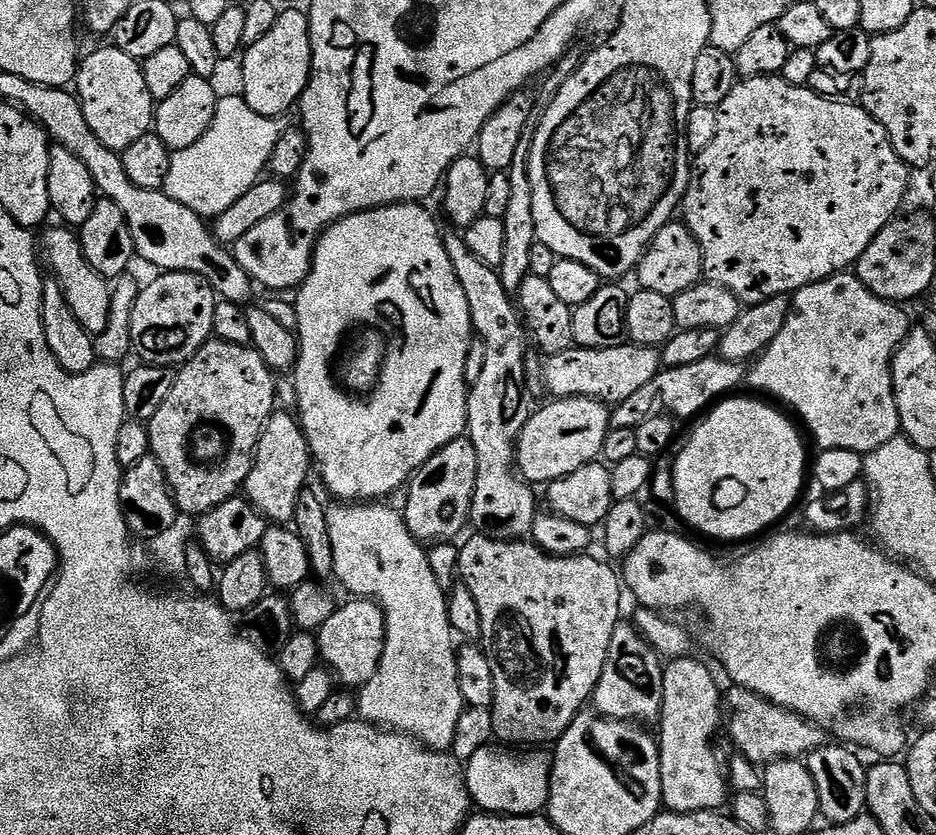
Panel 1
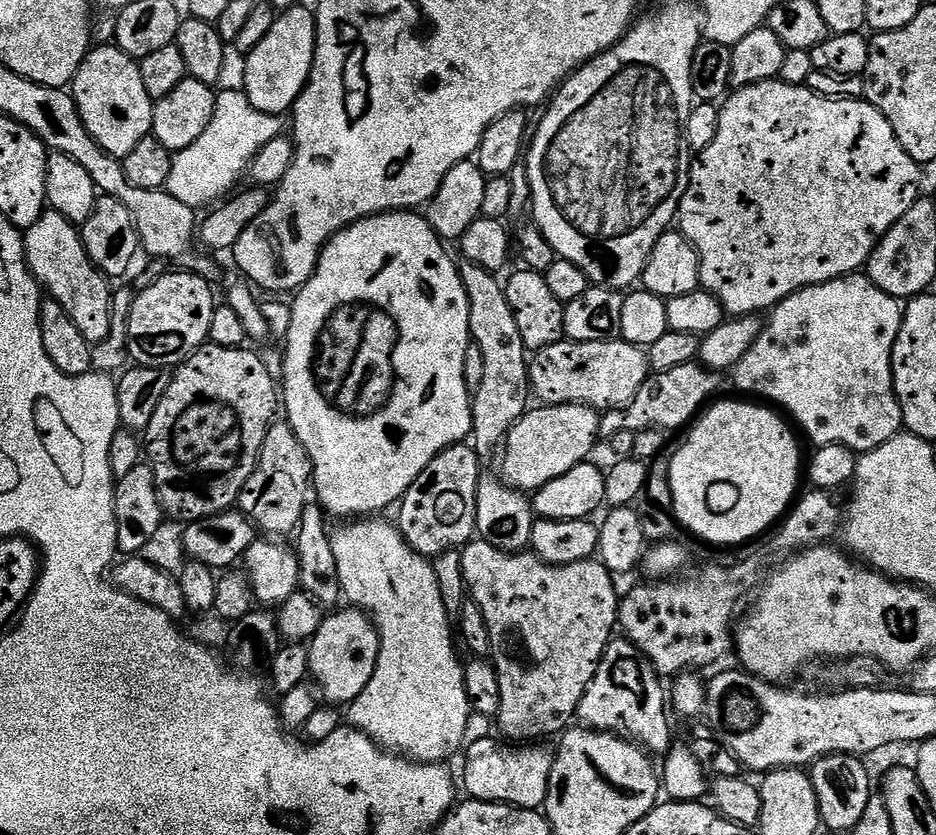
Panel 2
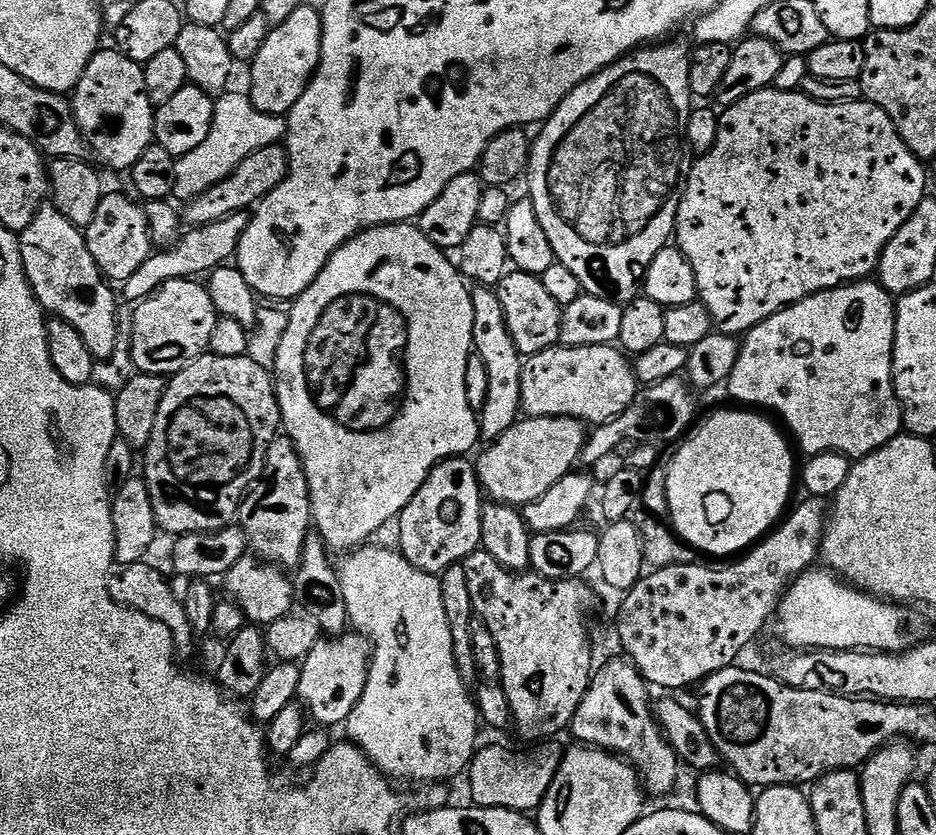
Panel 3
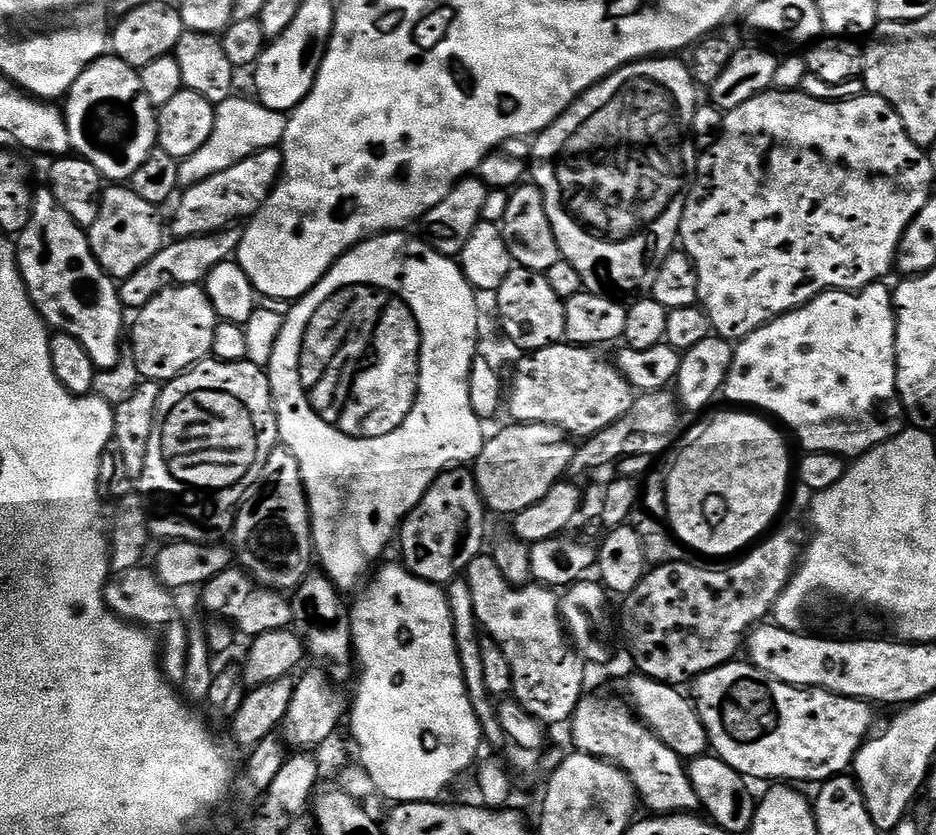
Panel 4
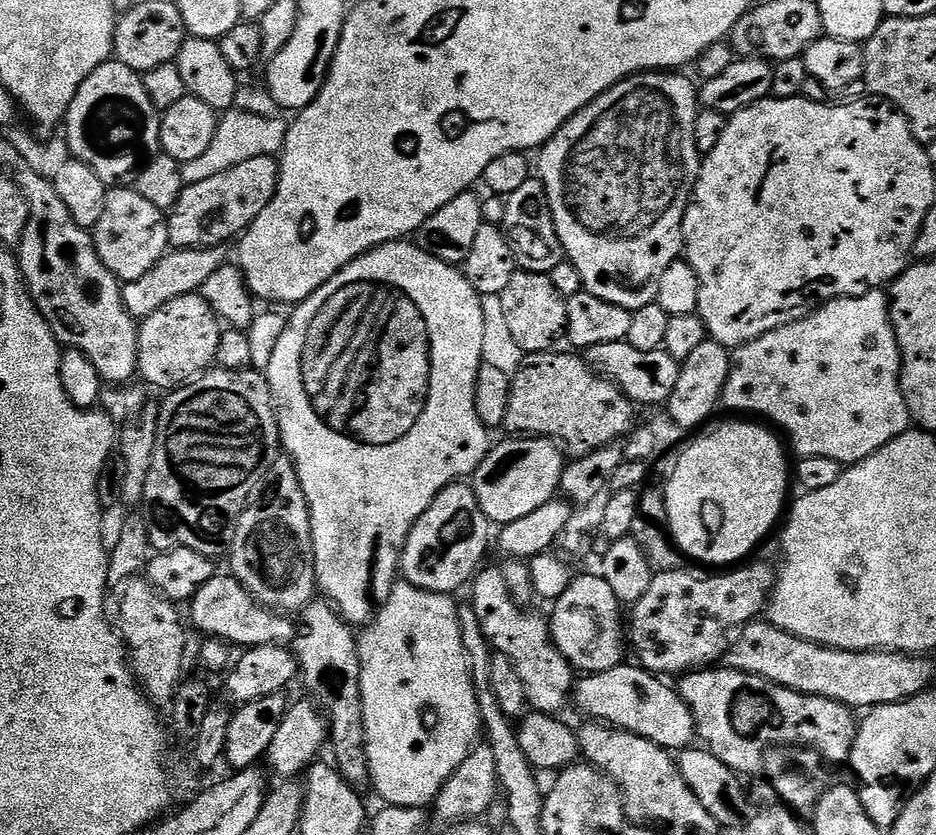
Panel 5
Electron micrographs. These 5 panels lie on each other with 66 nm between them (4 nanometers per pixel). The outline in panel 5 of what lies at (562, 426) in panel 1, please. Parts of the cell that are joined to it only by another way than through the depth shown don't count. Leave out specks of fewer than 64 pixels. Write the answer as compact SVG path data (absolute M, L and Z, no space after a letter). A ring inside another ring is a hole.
M547 438L508 439L512 440L493 443L489 447L486 458L470 480L482 514L486 514L488 521L496 526L515 522L557 499L560 476L566 465L561 449Z

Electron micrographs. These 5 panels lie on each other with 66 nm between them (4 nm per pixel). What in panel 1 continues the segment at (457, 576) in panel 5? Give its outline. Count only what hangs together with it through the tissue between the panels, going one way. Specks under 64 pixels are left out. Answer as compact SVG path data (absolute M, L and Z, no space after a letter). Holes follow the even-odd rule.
M461 438L442 446L422 467L417 468L407 485L408 501L402 507L410 534L421 542L452 542L470 524L474 482L478 474L478 458L471 440Z

